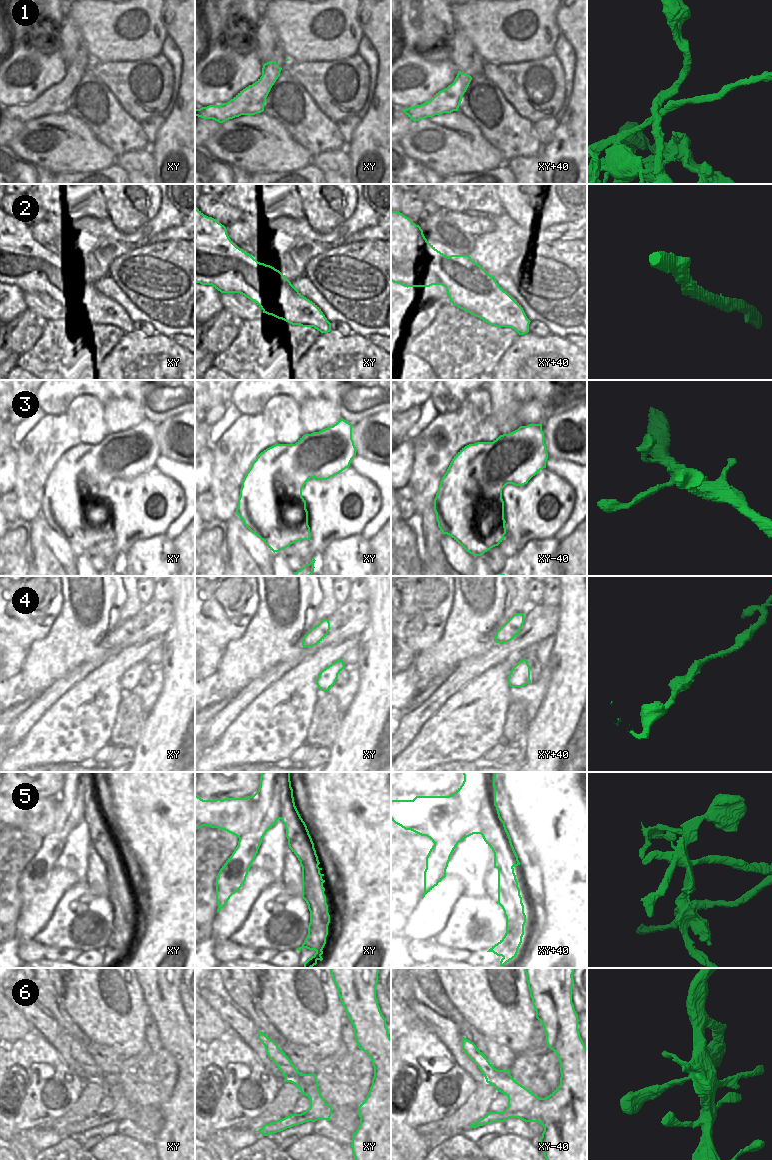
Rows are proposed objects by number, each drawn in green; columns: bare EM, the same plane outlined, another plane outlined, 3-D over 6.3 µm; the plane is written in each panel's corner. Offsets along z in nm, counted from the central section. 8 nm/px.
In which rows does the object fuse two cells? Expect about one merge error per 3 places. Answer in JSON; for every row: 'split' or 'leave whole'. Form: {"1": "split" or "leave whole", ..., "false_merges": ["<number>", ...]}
{"1": "split", "2": "leave whole", "3": "leave whole", "4": "leave whole", "5": "split", "6": "leave whole", "false_merges": ["1", "5"]}

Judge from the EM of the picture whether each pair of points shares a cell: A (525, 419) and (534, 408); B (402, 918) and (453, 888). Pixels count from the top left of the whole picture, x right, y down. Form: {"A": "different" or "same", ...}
{"A": "same", "B": "different"}

